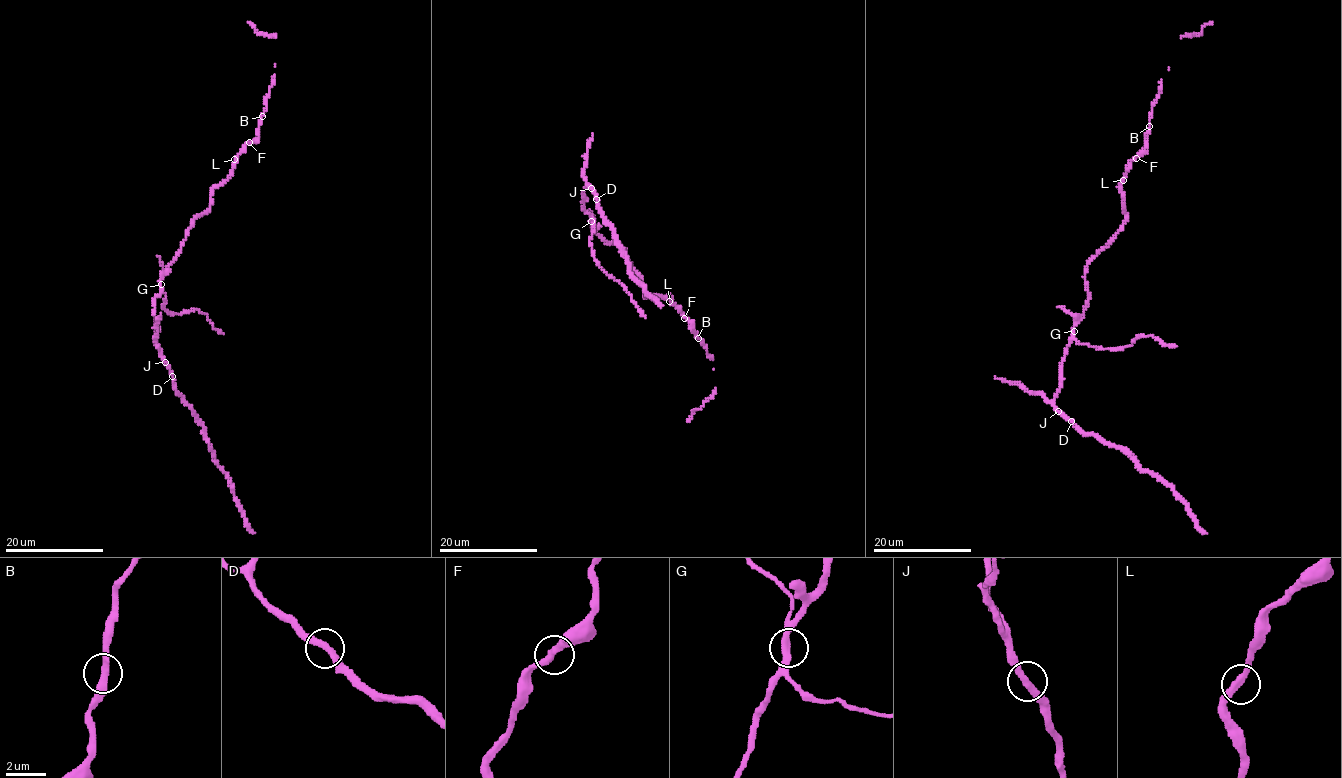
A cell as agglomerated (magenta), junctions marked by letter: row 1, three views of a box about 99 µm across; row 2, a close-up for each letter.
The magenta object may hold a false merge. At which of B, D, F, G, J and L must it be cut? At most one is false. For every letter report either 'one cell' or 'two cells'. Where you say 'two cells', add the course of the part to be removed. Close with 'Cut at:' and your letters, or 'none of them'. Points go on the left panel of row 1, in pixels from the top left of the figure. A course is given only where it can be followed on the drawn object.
B: one cell
D: one cell
F: one cell
G: two cells; course (161, 284), (166, 301), (162, 307), (169, 313), (198, 310), (216, 330), (224, 334)
J: one cell
L: one cell
Cut at: G

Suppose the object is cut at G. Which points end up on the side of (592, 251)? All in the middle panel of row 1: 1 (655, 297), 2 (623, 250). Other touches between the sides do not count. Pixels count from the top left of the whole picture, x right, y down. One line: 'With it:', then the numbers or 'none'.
With it: none

